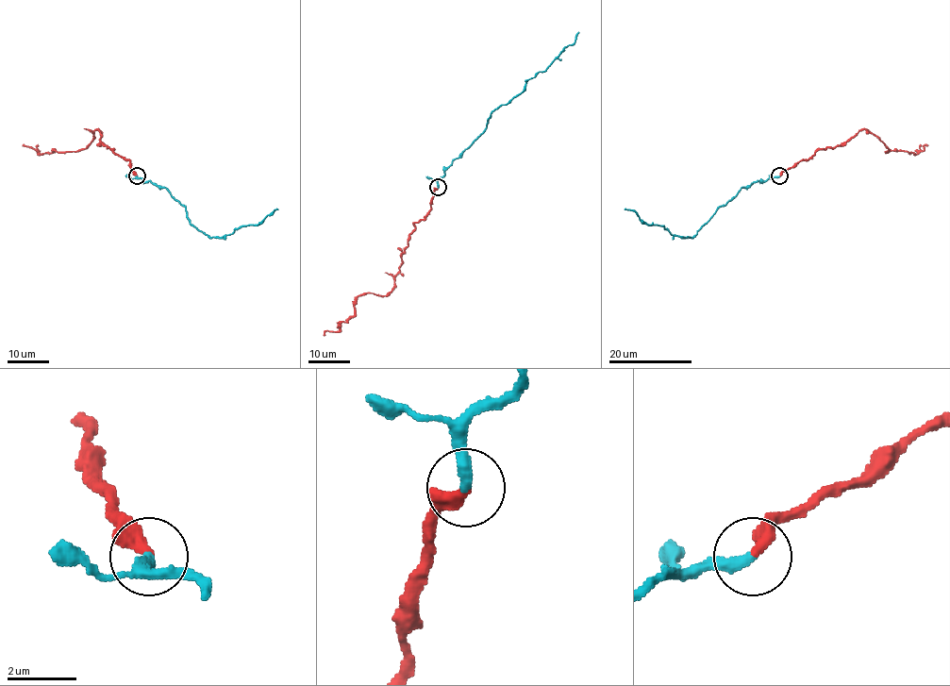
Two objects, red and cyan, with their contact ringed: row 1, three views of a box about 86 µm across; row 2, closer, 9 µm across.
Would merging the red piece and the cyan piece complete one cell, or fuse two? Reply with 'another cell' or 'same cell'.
another cell

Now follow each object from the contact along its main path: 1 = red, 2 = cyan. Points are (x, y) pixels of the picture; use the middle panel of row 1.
1: (438, 188), (429, 212), (409, 236), (395, 287), (386, 295), (363, 292), (354, 314), (324, 336)
2: (438, 188), (445, 170), (482, 132), (490, 114), (523, 92), (526, 82), (545, 70), (574, 41), (578, 32)

